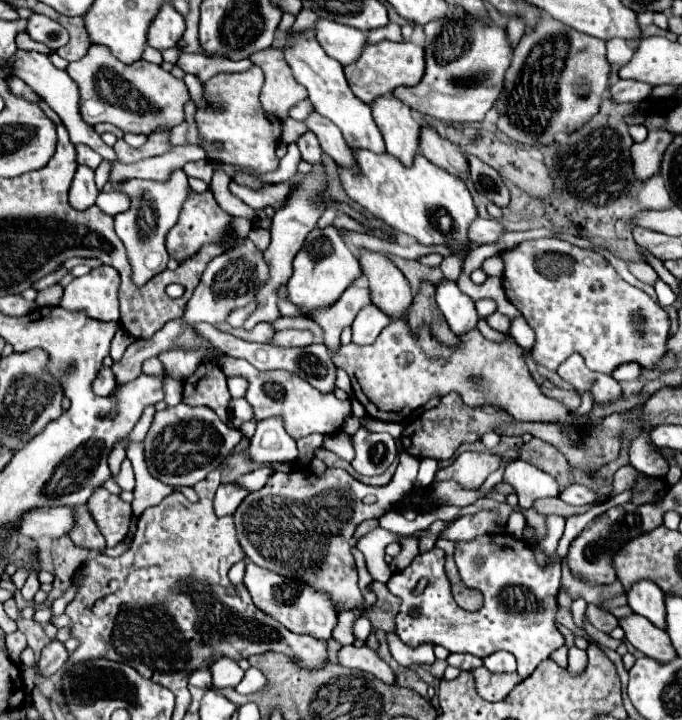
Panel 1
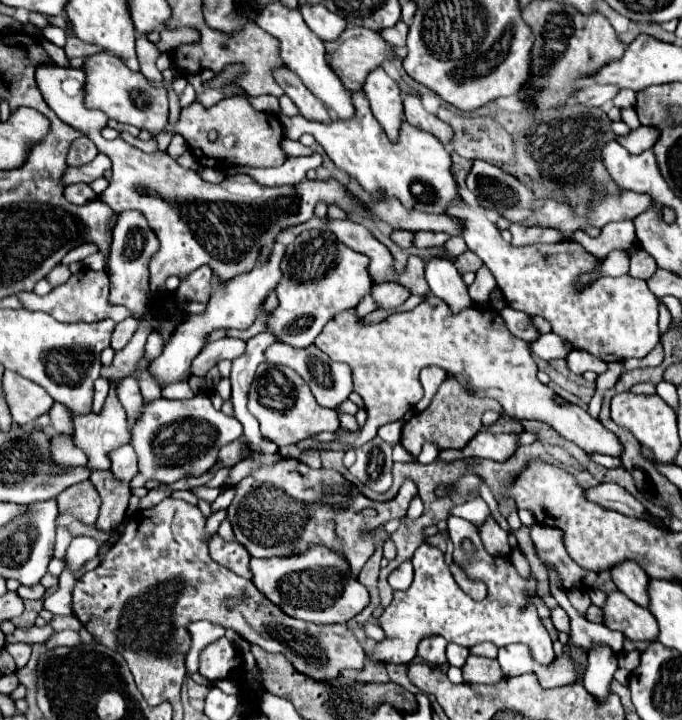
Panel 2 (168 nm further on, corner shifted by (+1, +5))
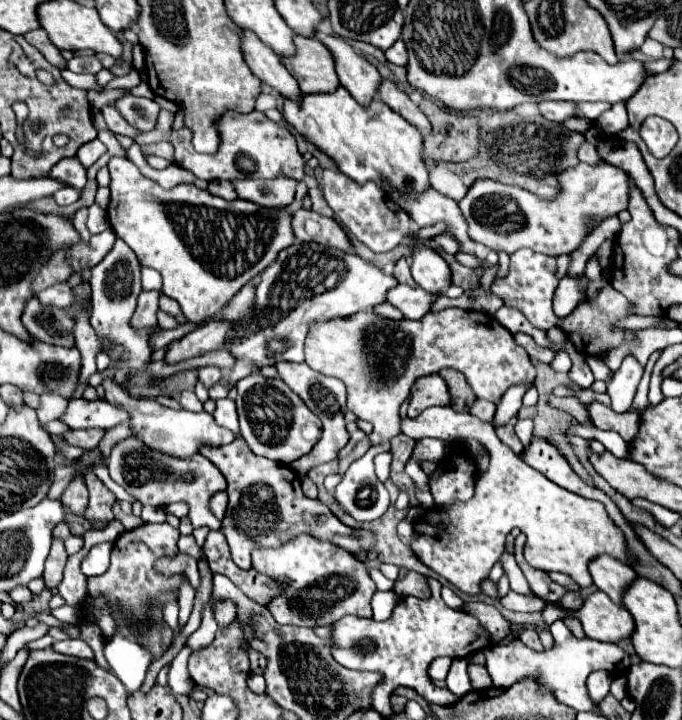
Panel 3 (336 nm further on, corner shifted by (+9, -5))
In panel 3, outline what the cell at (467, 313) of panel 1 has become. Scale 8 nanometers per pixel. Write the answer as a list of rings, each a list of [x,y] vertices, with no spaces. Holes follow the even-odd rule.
[[[411,243],[413,247],[413,263],[411,273],[415,283],[429,291],[431,295],[443,295],[445,289],[451,285],[451,269],[445,259],[423,243]]]

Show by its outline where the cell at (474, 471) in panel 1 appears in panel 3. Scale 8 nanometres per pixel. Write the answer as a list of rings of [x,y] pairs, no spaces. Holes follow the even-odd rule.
[[[511,419],[509,423],[505,425],[495,425],[493,421],[492,424],[495,428],[495,432],[499,435],[499,439],[505,443],[505,445],[509,445],[511,449],[513,449],[513,453],[517,453],[517,455],[521,455],[521,451],[523,451],[523,445],[521,445],[521,441],[519,441],[519,437],[515,435],[515,431],[513,431],[513,427],[515,427],[515,421],[517,419]]]

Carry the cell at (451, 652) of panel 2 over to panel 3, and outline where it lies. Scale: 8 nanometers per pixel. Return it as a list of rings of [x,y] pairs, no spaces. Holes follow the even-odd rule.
[[[453,659],[451,667],[449,667],[449,673],[447,673],[447,689],[451,693],[455,693],[457,697],[465,695],[471,691],[471,685],[469,685],[469,677],[467,677],[467,659]]]

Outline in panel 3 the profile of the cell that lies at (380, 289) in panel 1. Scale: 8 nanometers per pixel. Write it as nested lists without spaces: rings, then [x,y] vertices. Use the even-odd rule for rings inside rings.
[[[305,209],[293,211],[293,233],[305,243],[313,241],[325,247],[335,247],[341,251],[355,253],[353,243],[349,241],[343,227],[335,223],[331,217],[323,217],[315,211],[305,211]]]

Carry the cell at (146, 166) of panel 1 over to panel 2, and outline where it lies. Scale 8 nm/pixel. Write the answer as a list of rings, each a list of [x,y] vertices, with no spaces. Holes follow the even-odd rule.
[[[99,153],[91,163],[81,165],[81,167],[67,167],[63,173],[63,185],[73,185],[73,183],[91,183],[97,177],[101,177],[107,169],[111,169],[111,161],[107,155]]]

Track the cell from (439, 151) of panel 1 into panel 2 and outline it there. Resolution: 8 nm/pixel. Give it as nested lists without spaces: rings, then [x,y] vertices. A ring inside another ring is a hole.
[[[405,95],[405,99],[403,99],[403,117],[411,125],[417,125],[419,129],[425,129],[425,131],[437,135],[437,139],[441,143],[449,145],[449,141],[453,137],[453,129],[445,121],[441,121],[437,115],[425,111],[423,105],[421,105],[421,99],[417,95]]]

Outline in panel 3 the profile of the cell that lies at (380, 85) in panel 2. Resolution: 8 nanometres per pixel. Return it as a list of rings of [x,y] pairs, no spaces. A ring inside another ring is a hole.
[[[317,31],[317,39],[323,41],[335,57],[337,75],[341,85],[359,101],[363,107],[369,107],[377,99],[377,87],[381,85],[381,75],[377,69],[361,55],[357,55],[345,39],[329,37]]]

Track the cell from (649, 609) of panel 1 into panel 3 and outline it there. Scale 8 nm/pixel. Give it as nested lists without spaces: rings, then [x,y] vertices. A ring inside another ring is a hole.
[[[609,555],[593,559],[593,563],[589,563],[589,571],[593,583],[617,605],[623,605],[625,589],[637,579],[637,573],[627,563],[621,563]]]

